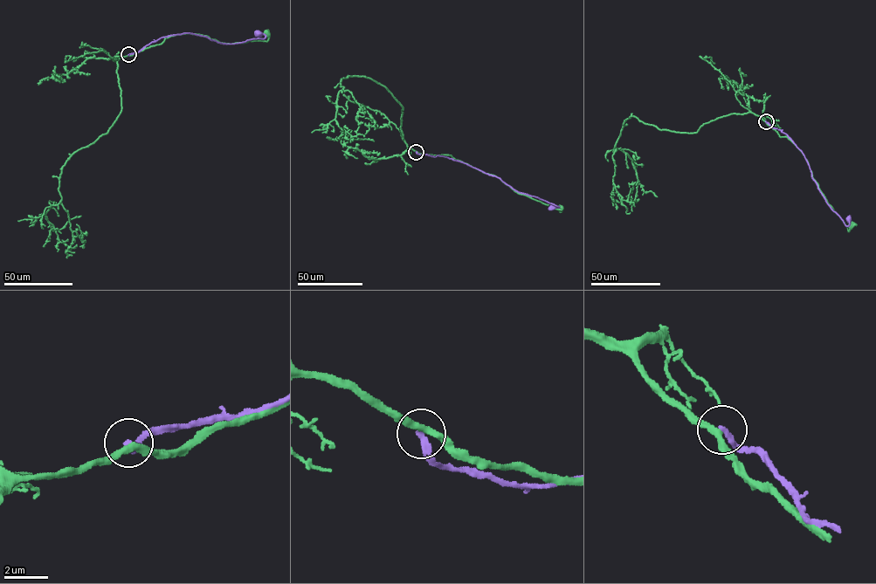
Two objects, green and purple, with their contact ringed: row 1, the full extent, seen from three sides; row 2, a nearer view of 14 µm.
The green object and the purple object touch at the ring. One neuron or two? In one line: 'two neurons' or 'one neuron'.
two neurons

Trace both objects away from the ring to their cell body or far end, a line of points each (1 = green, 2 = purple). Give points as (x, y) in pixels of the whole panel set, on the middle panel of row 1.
1: (416, 152), (451, 155), (494, 175), (519, 194), (560, 208)
2: (416, 152), (460, 161), (500, 179), (520, 192), (559, 207), (551, 206)

